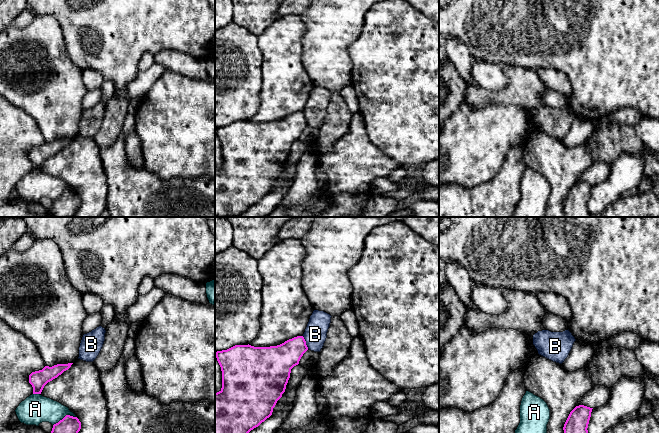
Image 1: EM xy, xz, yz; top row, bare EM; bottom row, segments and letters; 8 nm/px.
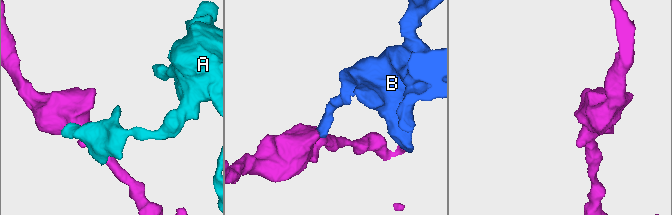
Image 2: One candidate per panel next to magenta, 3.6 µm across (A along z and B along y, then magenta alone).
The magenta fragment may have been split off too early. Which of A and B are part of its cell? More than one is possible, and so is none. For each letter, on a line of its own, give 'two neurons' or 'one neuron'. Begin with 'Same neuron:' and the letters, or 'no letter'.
Same neuron: no letter
A: two neurons
B: two neurons

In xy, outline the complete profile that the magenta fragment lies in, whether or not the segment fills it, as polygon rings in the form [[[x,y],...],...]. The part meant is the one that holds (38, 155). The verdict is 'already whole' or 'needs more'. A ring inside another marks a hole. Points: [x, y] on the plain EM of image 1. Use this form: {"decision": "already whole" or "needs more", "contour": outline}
{"decision": "already whole", "contour": [[[73,139],[57,140],[52,143],[45,142],[42,146],[32,148],[29,151],[29,159],[33,163],[33,170],[41,170],[44,162],[68,146]]]}

